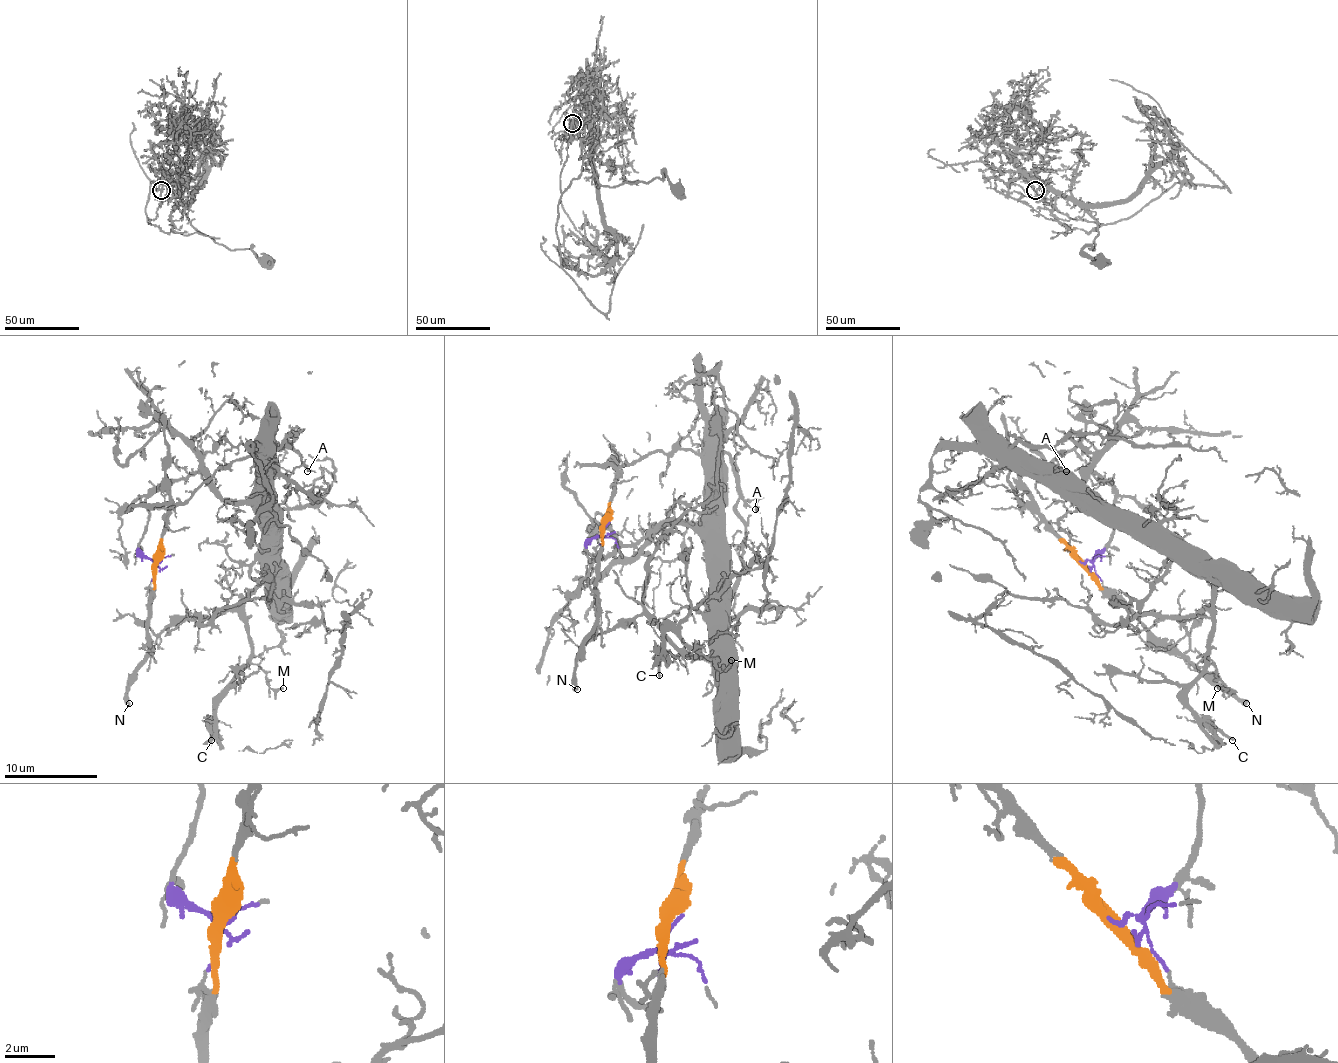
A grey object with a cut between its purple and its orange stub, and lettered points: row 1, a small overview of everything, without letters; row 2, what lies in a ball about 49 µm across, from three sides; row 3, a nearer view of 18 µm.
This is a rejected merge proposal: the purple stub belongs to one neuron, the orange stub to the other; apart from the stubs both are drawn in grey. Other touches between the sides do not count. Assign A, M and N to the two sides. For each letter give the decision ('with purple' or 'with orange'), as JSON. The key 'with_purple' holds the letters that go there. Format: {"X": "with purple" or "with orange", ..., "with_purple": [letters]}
{"A": "with purple", "M": "with purple", "N": "with orange", "with_purple": ["A", "M"]}

